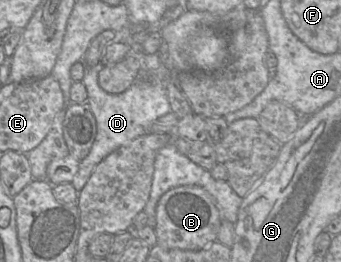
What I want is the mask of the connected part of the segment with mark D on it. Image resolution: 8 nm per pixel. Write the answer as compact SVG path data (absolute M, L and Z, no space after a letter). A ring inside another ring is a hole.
M100 66L86 67L85 75L81 80L88 92L87 102L96 118L97 135L89 154L80 161L80 168L72 181L78 192L86 185L96 166L109 154L137 137L150 133L151 124L171 112L166 84L169 79L174 79L174 75L169 68L141 73L137 80L120 94L110 94L100 86L99 68Z

